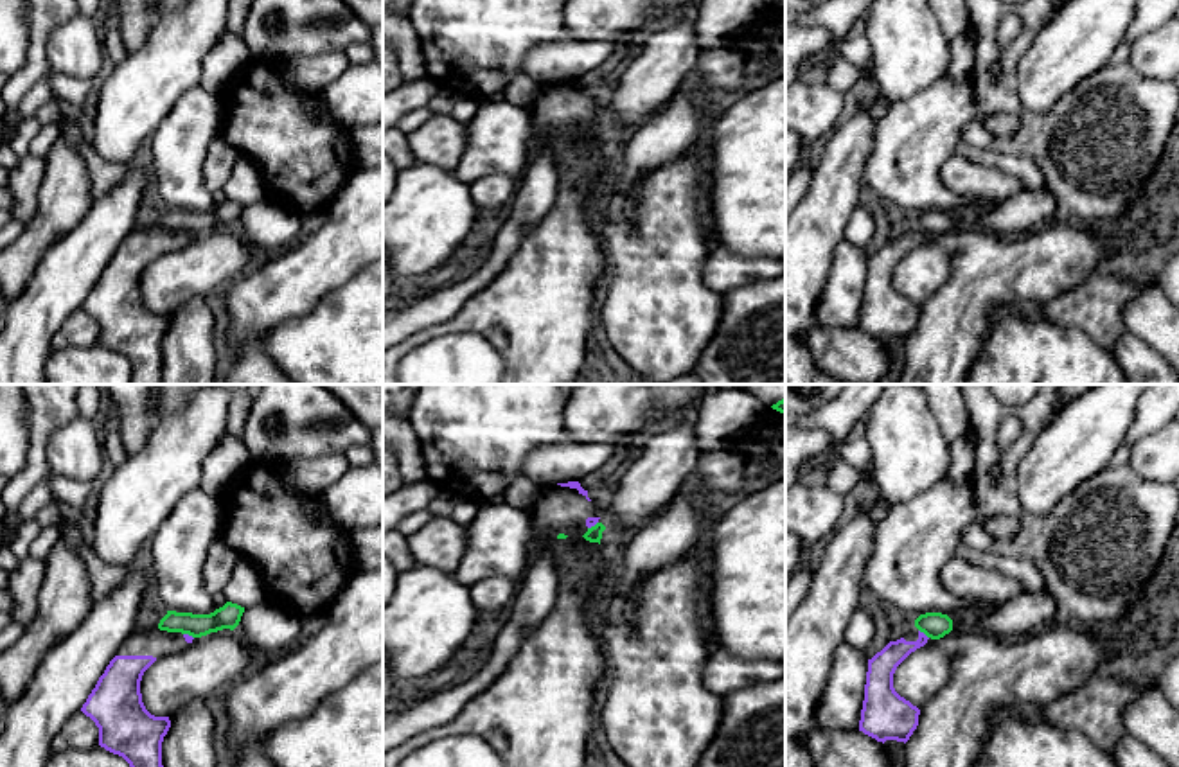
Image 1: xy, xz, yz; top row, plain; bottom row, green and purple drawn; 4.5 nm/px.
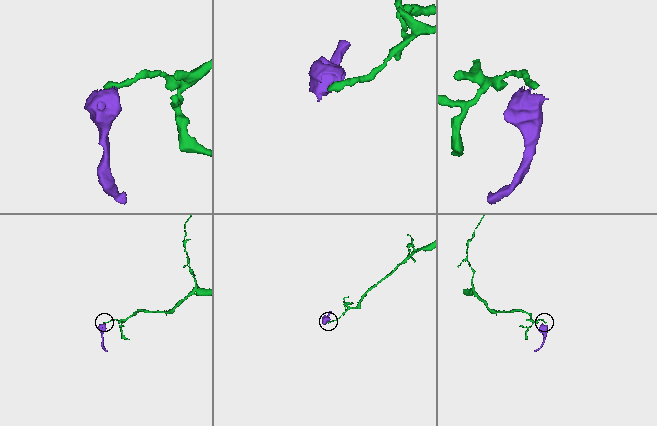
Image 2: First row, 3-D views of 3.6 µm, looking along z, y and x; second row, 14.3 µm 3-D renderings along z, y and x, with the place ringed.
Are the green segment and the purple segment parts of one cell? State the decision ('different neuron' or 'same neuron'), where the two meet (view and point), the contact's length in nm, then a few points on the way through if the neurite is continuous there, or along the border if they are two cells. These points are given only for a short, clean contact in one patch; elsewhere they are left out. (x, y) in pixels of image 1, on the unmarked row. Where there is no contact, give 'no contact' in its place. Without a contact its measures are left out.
different neuron; contact yz (924, 230); length 60 nm; border yz (919, 227), (928, 236)

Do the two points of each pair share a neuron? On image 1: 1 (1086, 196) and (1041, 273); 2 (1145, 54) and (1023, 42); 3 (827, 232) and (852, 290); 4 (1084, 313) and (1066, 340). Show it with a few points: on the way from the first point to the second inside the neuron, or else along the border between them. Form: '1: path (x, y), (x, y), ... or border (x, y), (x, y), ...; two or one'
1: border (1048, 221), (1102, 227); two
2: border (1127, 61), (1160, 81); two
3: border (843, 238), (834, 250), (829, 275), (820, 290); two
4: border (1041, 315), (1055, 324), (1077, 326), (1109, 351); two

